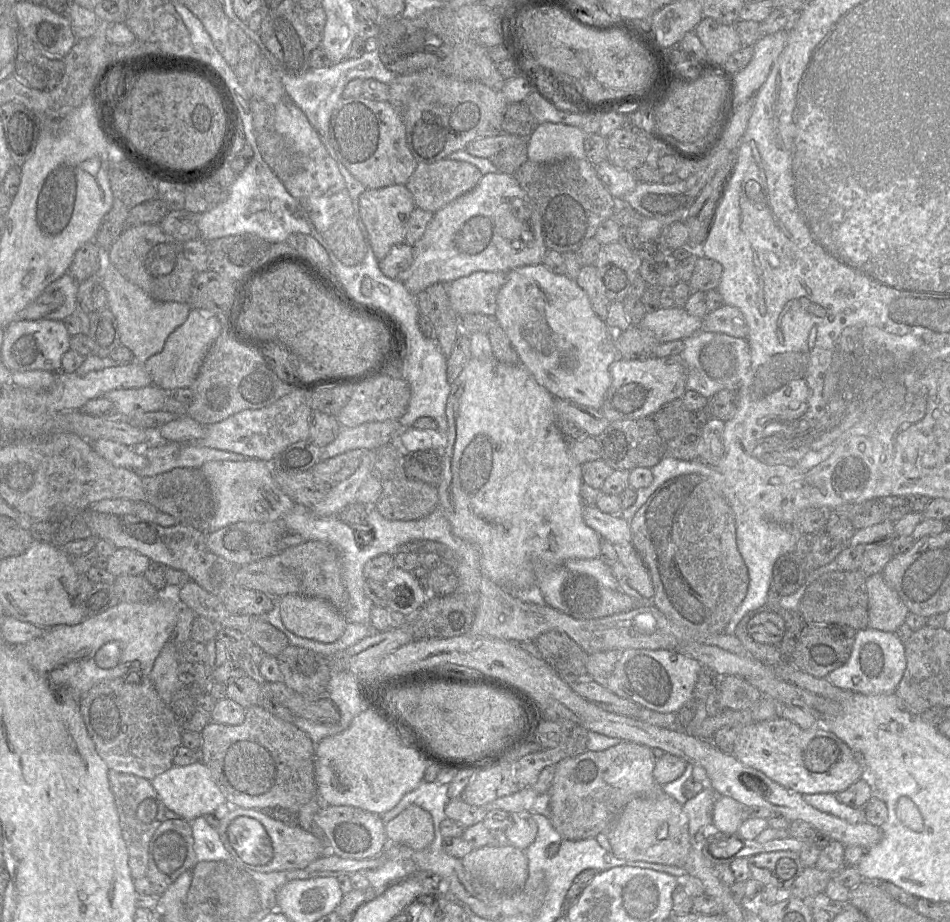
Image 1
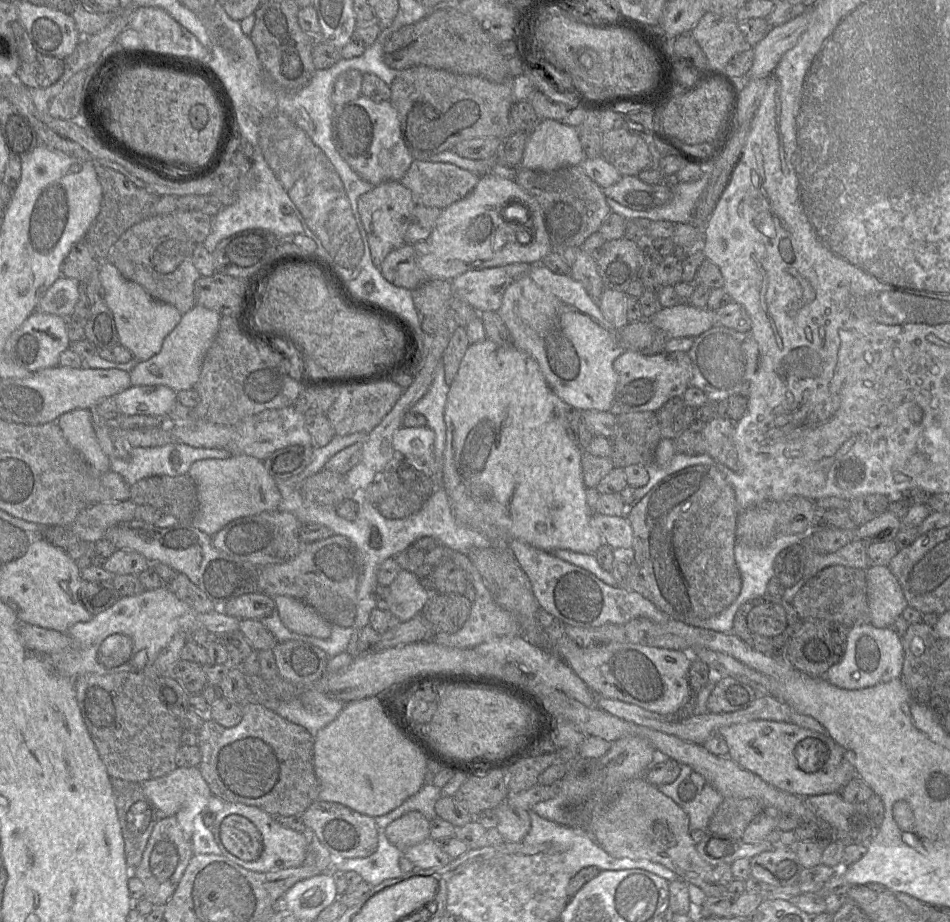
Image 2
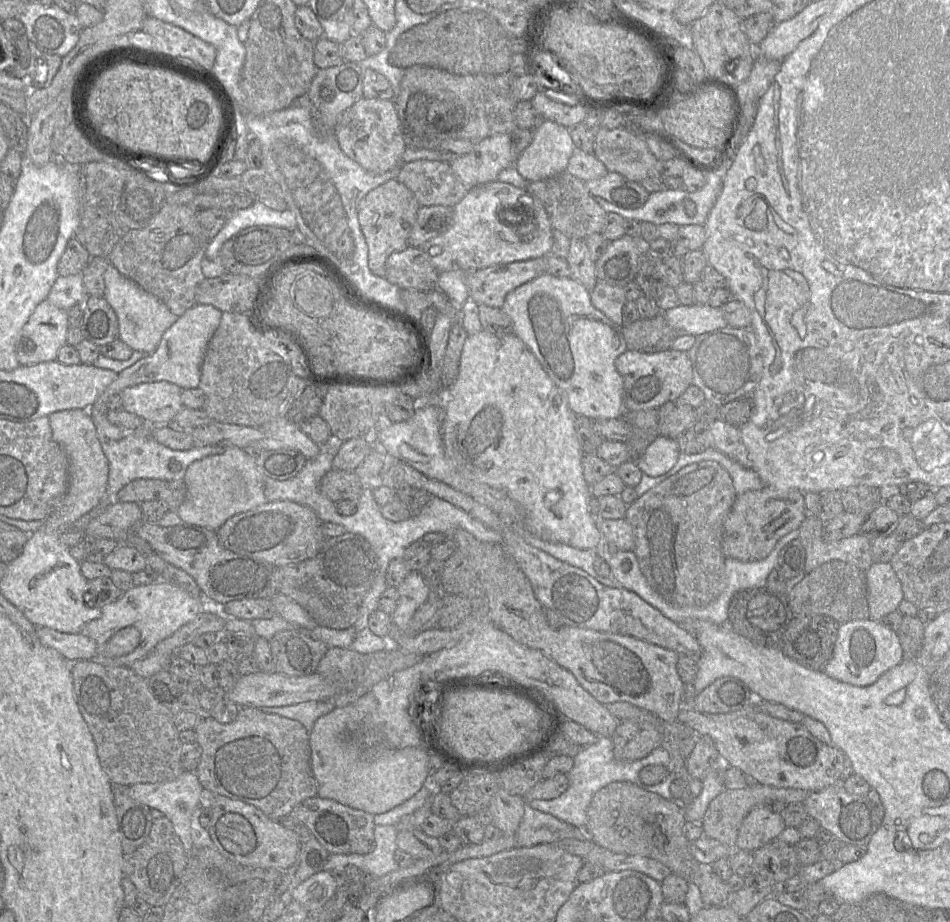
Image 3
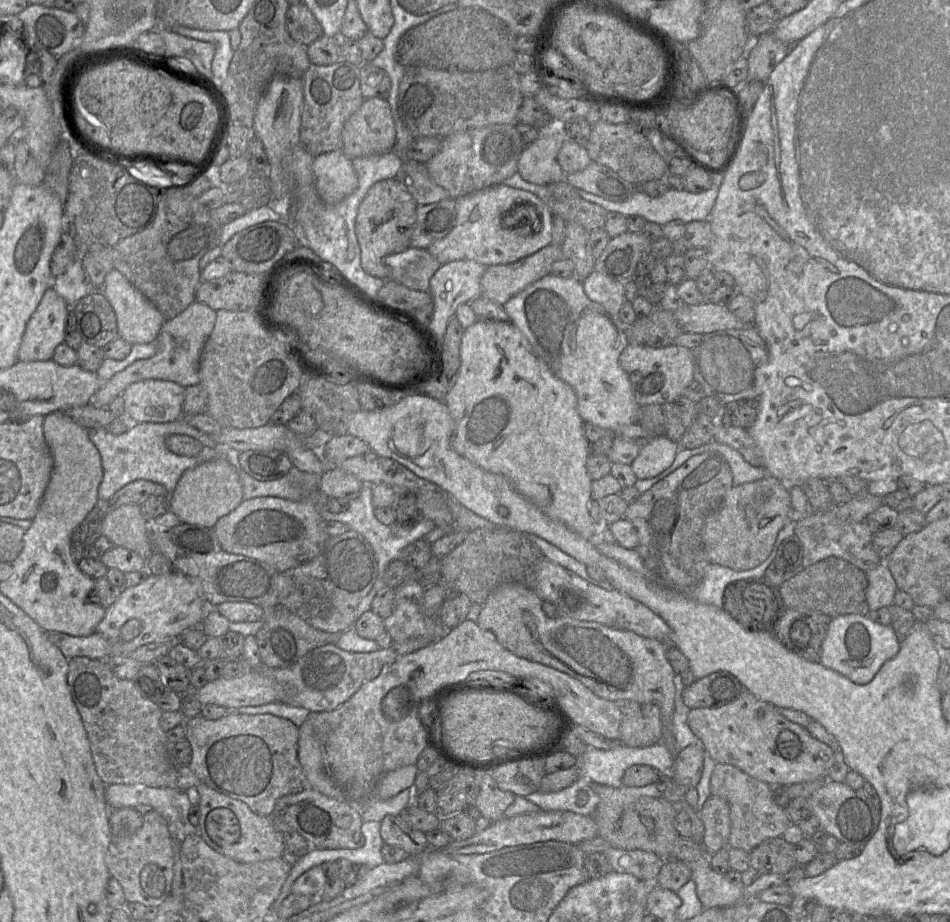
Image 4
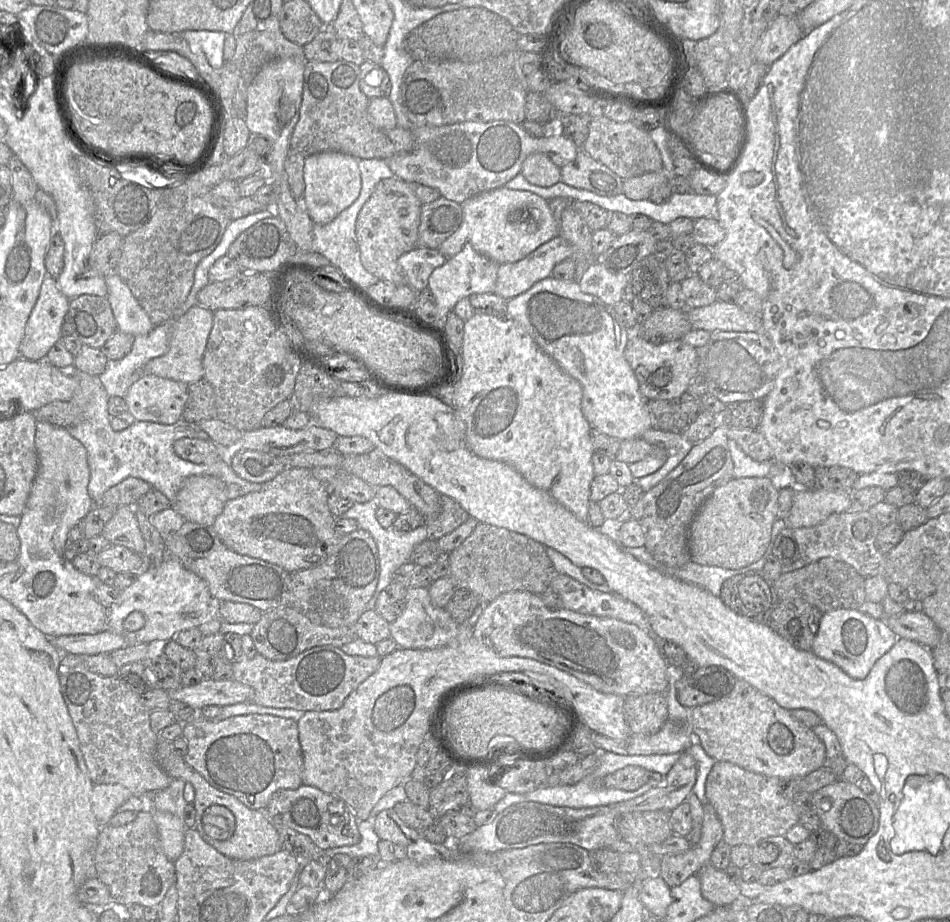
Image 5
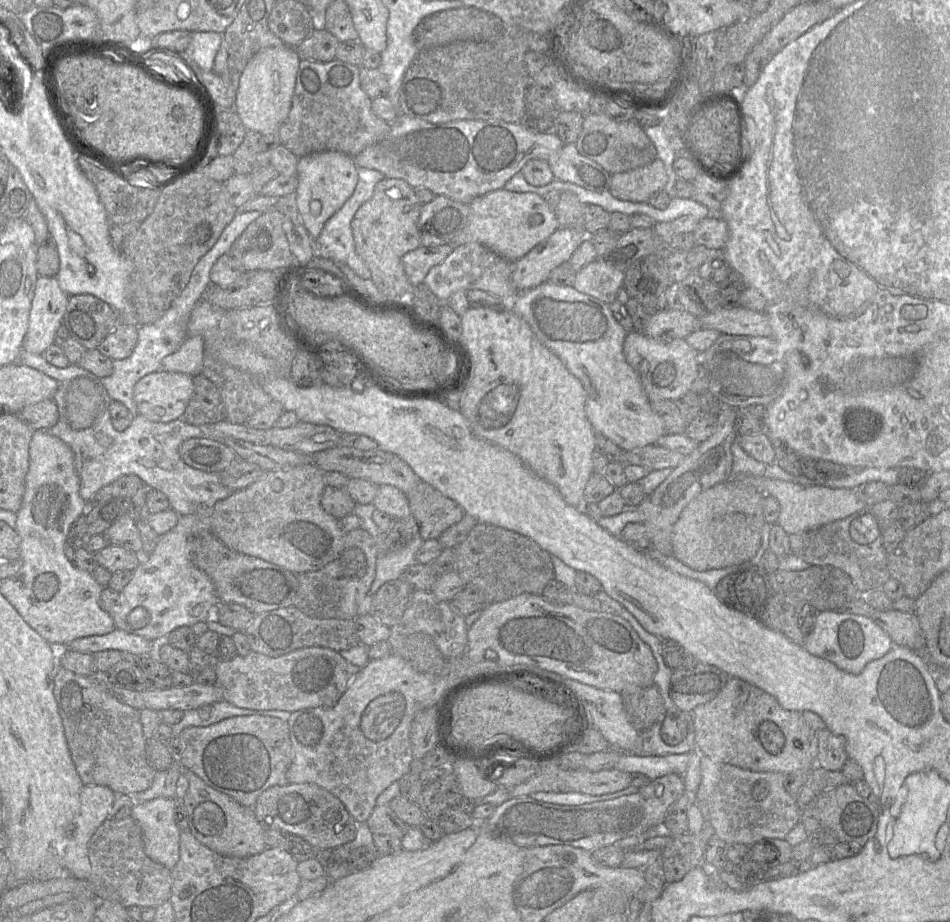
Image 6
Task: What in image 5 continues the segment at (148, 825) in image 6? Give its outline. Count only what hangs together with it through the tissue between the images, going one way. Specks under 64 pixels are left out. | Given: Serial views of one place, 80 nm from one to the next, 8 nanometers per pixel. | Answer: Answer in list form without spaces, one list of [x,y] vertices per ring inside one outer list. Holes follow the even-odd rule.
[[[152,810],[151,813],[163,852],[169,861],[175,862],[183,852],[185,832],[188,828],[176,815],[157,810]]]

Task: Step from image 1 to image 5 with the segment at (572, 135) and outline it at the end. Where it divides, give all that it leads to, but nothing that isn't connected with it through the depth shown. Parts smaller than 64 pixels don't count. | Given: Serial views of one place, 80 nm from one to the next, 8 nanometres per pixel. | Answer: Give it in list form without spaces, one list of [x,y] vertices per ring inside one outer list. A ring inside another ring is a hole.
[[[532,153],[522,163],[520,173],[539,187],[549,187],[561,181],[560,167],[543,153]]]

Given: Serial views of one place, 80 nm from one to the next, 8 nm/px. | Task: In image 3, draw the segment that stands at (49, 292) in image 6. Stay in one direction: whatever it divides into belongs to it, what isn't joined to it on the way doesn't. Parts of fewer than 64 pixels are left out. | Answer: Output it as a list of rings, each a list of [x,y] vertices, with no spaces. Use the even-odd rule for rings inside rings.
[[[46,299],[38,304],[23,326],[16,342],[20,365],[29,366],[54,361],[59,349],[66,345],[67,312]]]

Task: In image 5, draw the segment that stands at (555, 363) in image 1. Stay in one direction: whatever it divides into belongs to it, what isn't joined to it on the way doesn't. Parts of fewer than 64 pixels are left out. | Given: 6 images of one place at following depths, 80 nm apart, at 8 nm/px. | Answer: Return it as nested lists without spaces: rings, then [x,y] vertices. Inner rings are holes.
[[[549,276],[535,283],[526,292],[512,299],[509,299],[507,301],[507,316],[513,320],[518,321],[528,331],[540,349],[551,359],[553,359],[562,370],[564,370],[568,375],[575,378],[580,383],[582,386],[581,410],[584,417],[589,422],[591,428],[598,429],[600,432],[621,441],[641,438],[642,434],[646,430],[652,428],[652,419],[647,403],[649,400],[646,400],[645,397],[641,394],[636,376],[624,357],[624,350],[632,331],[625,327],[623,321],[615,313],[613,306],[604,303],[596,296],[582,292],[579,287],[579,283],[576,280],[564,281]]]

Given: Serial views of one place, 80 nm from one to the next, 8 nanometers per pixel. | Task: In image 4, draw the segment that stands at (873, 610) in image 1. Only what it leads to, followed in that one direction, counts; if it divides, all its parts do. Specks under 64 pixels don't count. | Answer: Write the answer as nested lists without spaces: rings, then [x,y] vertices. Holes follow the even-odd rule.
[[[880,563],[875,569],[866,572],[866,574],[869,609],[877,610],[894,604],[894,596],[898,587],[886,563]]]

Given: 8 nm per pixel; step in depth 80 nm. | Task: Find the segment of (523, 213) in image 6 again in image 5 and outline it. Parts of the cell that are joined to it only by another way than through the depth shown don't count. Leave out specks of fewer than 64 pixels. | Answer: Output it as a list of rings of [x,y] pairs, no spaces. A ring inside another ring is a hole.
[[[502,186],[466,199],[461,203],[461,207],[462,222],[460,226],[438,247],[440,253],[446,258],[456,255],[464,248],[472,248],[498,264],[514,263],[559,234],[559,223],[551,214],[548,200],[530,191],[513,190]],[[516,214],[521,217],[521,221],[514,222],[512,218]]]

